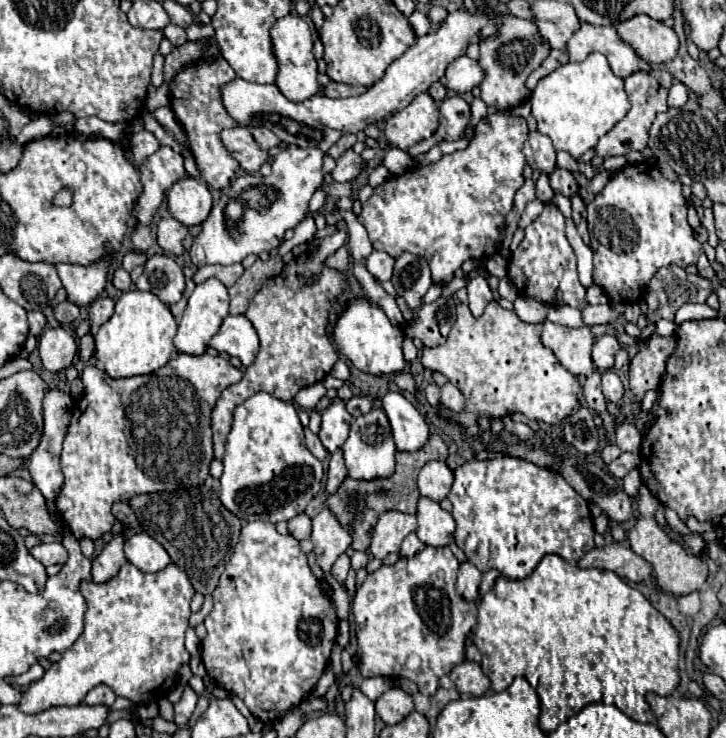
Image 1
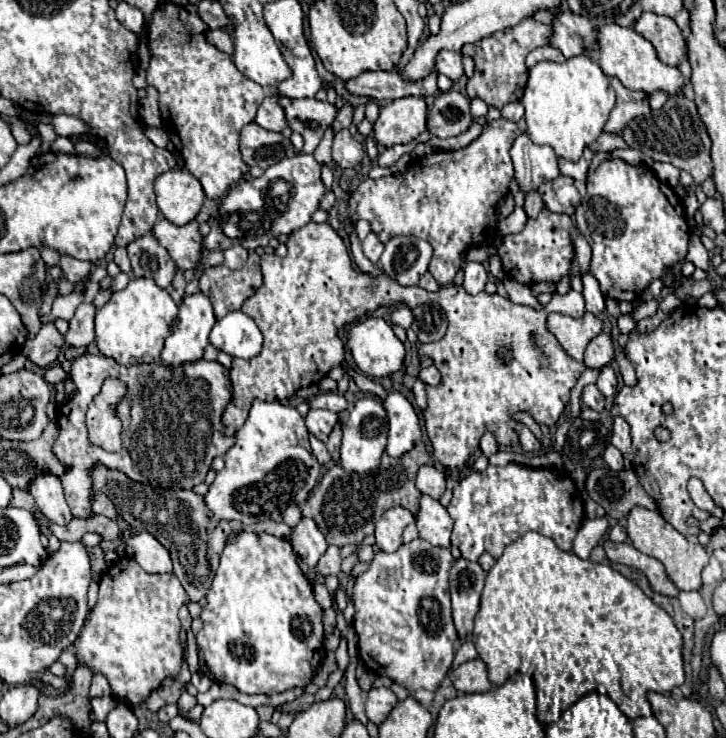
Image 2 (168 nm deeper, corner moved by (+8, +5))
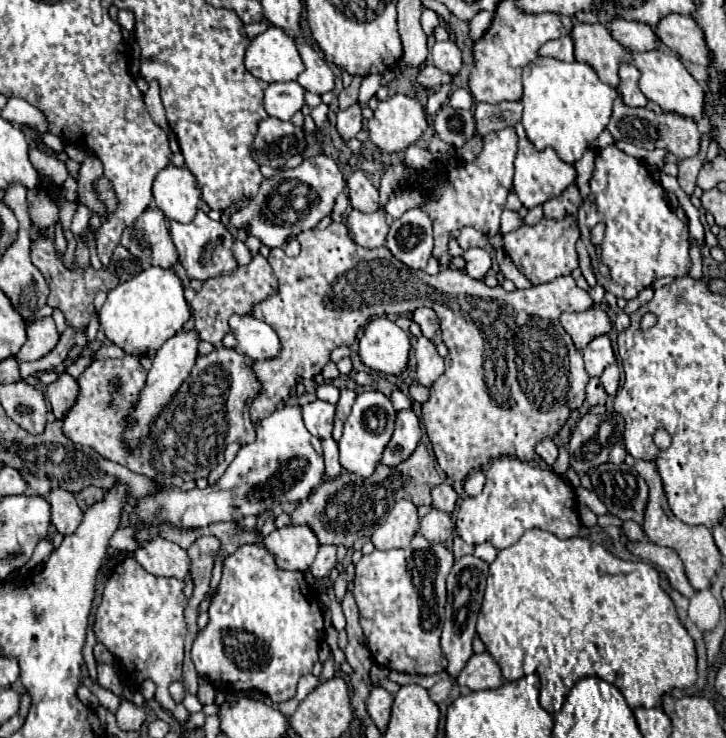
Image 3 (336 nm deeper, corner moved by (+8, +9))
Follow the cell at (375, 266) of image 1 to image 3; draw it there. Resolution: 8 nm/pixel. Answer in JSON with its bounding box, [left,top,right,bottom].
[348,207,390,249]

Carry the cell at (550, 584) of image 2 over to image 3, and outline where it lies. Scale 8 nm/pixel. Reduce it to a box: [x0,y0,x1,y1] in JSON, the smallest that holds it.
[476,529,696,713]

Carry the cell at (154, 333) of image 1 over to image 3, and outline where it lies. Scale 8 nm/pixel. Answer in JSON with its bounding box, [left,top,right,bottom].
[98,267,190,355]

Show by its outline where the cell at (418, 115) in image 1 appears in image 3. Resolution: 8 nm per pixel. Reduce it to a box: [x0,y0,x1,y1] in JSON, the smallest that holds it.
[368,95,426,153]

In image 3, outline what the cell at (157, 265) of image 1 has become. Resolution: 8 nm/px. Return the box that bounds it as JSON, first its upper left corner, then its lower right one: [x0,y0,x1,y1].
[120,207,176,267]

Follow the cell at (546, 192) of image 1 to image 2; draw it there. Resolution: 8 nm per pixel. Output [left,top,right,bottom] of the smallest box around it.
[524,191,544,217]

